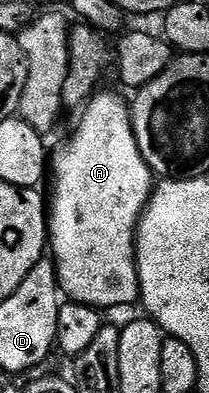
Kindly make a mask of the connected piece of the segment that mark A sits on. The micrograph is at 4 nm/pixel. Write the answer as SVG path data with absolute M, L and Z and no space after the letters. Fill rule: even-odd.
M99 90L87 101L81 115L83 117L80 118L79 125L76 126L75 133L71 136L71 141L56 156L55 153L53 156L53 168L55 164L55 189L51 192L51 200L49 196L49 252L53 257L55 272L59 276L59 286L62 295L68 301L76 304L88 304L90 308L98 308L100 310L123 308L126 304L136 303L139 300L139 271L135 265L135 230L139 227L139 217L143 215L147 201L151 199L153 173L137 146L137 138L131 125L131 110L128 101L123 101L121 97L114 96L111 92Z

